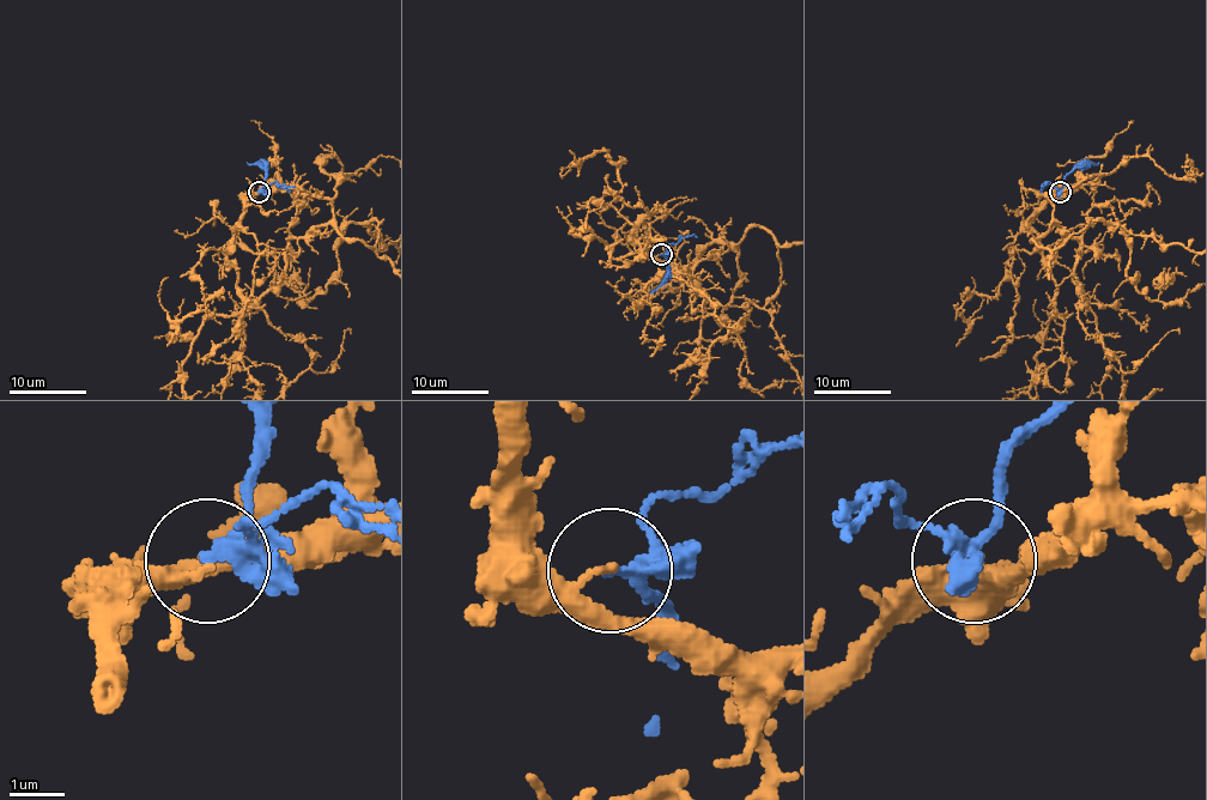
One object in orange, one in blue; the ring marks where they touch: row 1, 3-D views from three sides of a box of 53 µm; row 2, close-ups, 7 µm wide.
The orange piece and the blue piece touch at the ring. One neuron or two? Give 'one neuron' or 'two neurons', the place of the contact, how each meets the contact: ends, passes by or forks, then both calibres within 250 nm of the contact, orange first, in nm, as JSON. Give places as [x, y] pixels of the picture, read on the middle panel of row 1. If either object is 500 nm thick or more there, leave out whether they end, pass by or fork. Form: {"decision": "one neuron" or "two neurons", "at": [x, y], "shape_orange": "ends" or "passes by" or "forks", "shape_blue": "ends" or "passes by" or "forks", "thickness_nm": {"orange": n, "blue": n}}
{"decision": "two neurons", "at": [661, 254], "shape_orange": "passes by", "shape_blue": "passes by", "thickness_nm": {"orange": 120, "blue": 220}}

